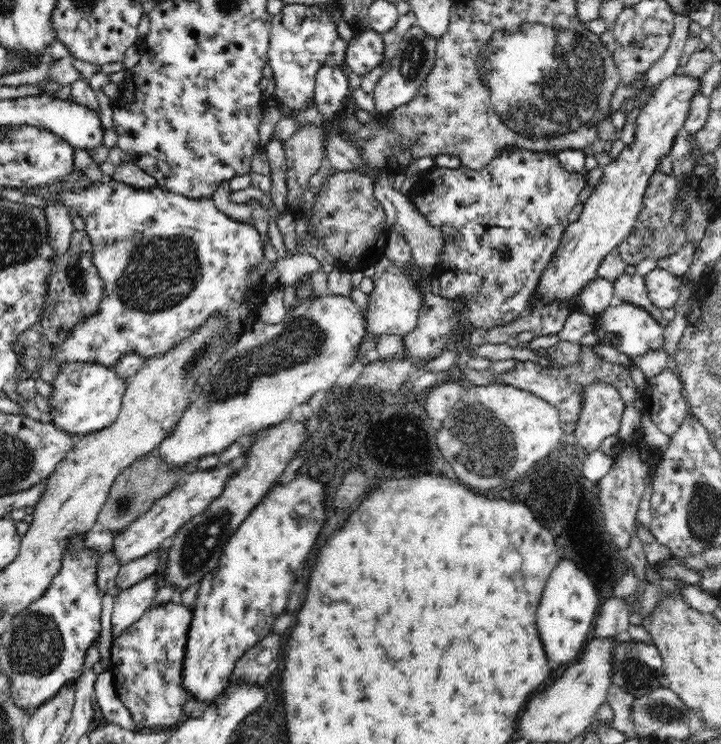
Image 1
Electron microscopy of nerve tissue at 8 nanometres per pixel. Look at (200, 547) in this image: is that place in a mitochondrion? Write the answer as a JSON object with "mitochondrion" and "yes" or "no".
{"mitochondrion":"yes"}

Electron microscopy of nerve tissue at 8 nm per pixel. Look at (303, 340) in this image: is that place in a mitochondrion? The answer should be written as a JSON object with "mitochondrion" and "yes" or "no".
{"mitochondrion":"yes"}

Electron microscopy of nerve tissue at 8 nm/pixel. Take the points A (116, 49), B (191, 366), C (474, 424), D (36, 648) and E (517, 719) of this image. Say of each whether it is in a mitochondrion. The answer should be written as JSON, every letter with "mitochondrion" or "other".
{"A":"other","B":"mitochondrion","C":"mitochondrion","D":"mitochondrion","E":"other"}

